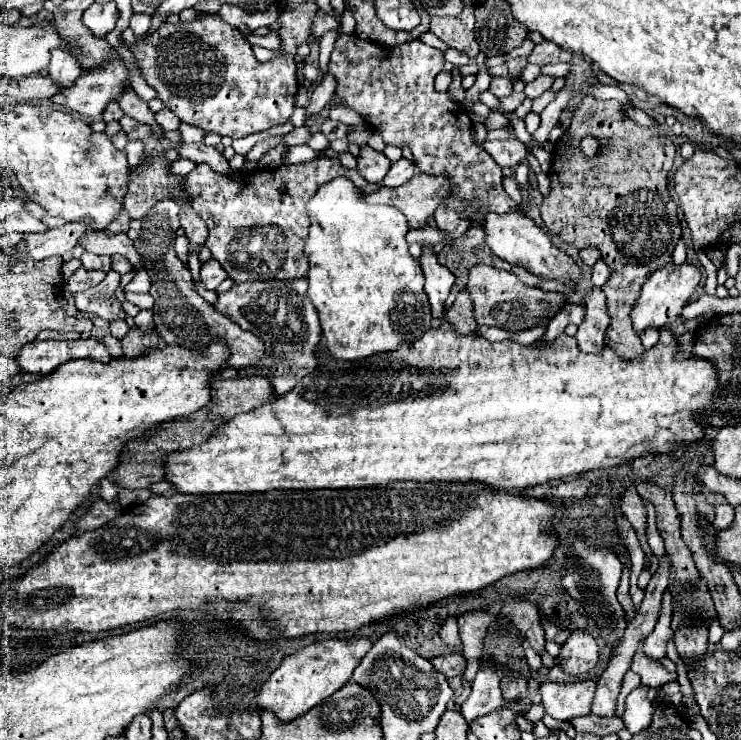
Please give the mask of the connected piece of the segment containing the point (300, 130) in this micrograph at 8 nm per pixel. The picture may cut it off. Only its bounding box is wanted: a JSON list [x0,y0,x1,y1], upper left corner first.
[282,125,310,145]

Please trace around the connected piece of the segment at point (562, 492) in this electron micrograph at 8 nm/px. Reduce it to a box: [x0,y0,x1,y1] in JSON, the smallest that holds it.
[552,479,592,499]

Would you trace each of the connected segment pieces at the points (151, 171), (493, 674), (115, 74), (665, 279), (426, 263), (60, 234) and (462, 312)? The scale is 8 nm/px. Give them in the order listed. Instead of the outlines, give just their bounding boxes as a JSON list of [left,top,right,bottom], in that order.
[[120,115,190,219],[462,663,531,723],[50,59,128,117],[630,263,700,335],[420,245,454,319],[26,223,88,261],[446,289,476,333]]

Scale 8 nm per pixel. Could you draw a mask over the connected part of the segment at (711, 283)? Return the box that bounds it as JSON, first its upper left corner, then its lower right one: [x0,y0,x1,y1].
[698,251,718,295]

